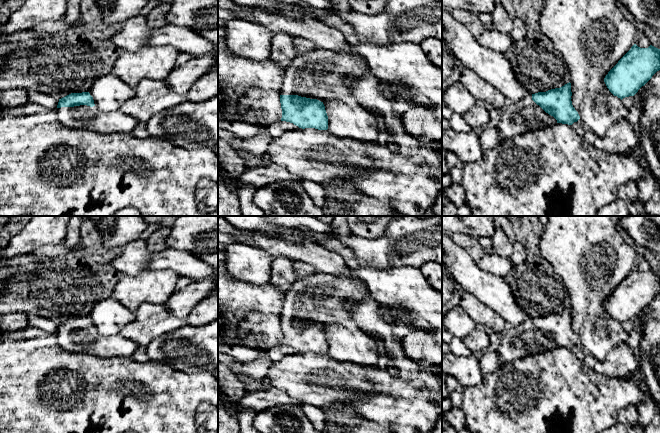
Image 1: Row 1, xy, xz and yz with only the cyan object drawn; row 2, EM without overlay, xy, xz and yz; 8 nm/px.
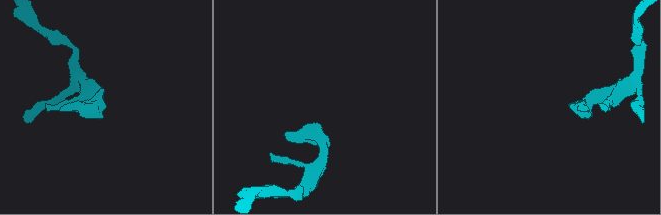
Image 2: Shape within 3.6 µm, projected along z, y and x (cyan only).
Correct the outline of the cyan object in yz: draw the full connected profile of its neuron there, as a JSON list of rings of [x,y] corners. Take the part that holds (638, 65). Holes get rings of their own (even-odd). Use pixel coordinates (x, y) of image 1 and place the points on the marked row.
[[[650,45],[631,49],[608,72],[604,82],[609,91],[620,98],[634,96],[660,70],[660,49]]]

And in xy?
[[[89,92],[71,93],[59,99],[56,112],[59,122],[65,127],[85,129],[104,134],[132,133],[134,127],[139,123],[137,119],[119,110],[115,112],[101,111],[95,106],[93,97]]]

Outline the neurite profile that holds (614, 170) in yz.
[[[556,123],[551,127],[528,131],[511,139],[500,140],[493,149],[483,150],[482,157],[477,162],[463,164],[460,185],[465,191],[466,203],[471,209],[471,216],[596,216],[603,206],[616,200],[617,190],[621,185],[629,182],[638,183],[643,176],[644,169],[632,152],[629,154],[612,154],[600,150],[594,145],[587,144],[571,125]]]

